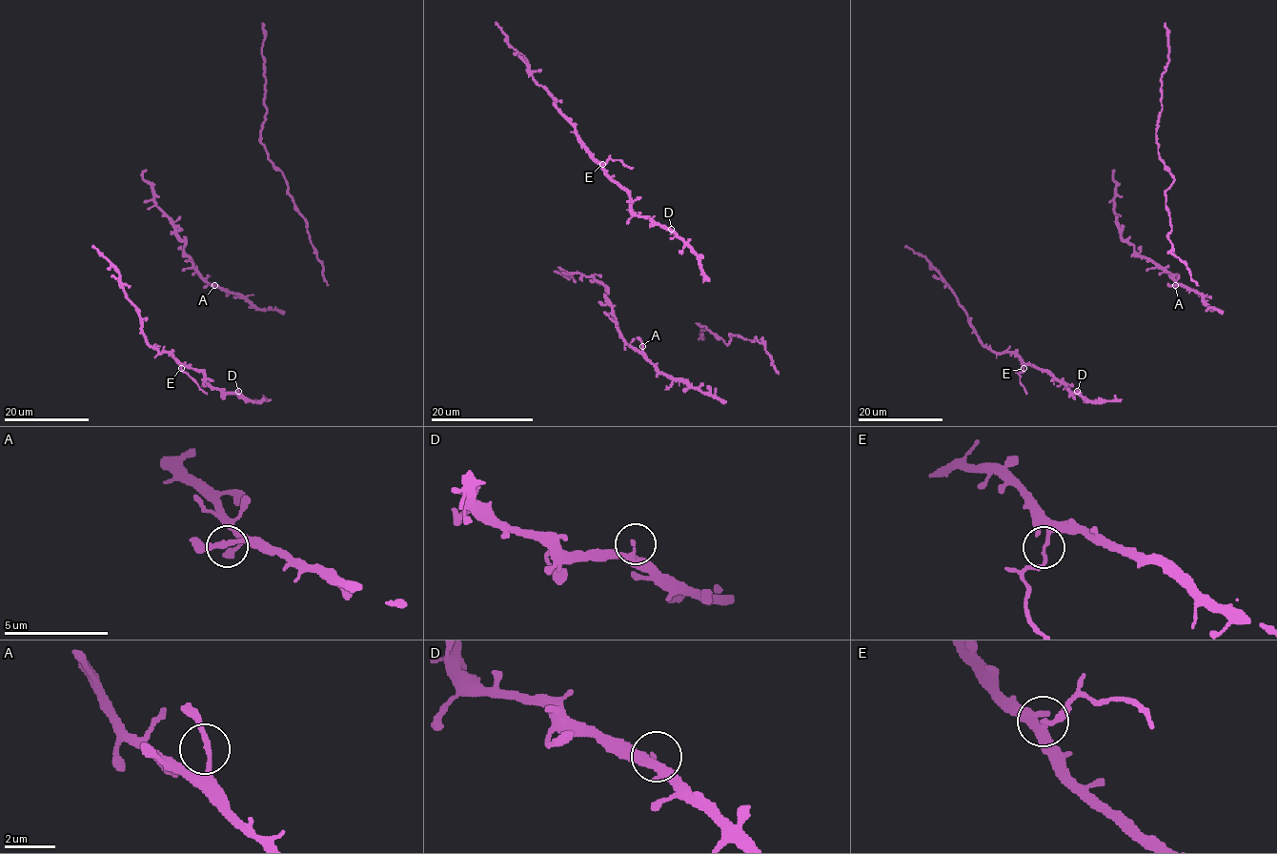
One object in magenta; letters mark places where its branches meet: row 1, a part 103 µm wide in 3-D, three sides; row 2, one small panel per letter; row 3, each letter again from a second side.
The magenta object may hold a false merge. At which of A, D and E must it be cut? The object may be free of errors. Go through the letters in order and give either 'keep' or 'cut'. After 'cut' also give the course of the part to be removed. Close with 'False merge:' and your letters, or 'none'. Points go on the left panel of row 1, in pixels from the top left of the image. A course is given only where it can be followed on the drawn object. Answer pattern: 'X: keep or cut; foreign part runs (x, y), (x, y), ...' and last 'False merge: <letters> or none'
A: keep
D: keep
E: cut; foreign part runs (181, 368), (207, 394)
False merge: E

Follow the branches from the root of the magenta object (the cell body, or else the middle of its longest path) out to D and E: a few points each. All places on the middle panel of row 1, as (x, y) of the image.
D: (709, 281), (700, 259), (671, 229)
E: (709, 281), (700, 259), (680, 239), (632, 211), (632, 198), (606, 172), (602, 164)

